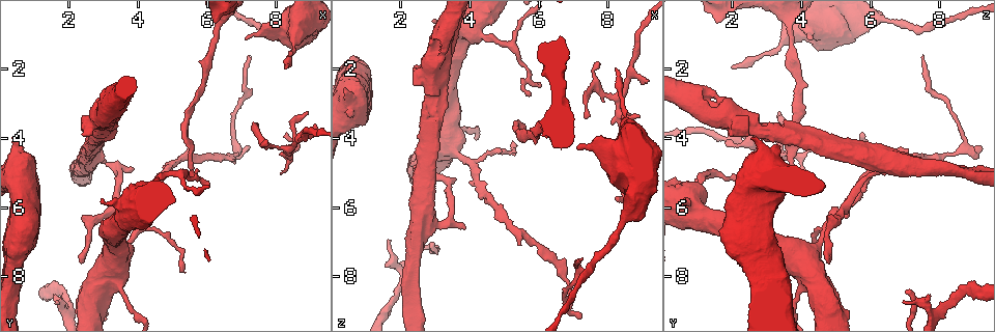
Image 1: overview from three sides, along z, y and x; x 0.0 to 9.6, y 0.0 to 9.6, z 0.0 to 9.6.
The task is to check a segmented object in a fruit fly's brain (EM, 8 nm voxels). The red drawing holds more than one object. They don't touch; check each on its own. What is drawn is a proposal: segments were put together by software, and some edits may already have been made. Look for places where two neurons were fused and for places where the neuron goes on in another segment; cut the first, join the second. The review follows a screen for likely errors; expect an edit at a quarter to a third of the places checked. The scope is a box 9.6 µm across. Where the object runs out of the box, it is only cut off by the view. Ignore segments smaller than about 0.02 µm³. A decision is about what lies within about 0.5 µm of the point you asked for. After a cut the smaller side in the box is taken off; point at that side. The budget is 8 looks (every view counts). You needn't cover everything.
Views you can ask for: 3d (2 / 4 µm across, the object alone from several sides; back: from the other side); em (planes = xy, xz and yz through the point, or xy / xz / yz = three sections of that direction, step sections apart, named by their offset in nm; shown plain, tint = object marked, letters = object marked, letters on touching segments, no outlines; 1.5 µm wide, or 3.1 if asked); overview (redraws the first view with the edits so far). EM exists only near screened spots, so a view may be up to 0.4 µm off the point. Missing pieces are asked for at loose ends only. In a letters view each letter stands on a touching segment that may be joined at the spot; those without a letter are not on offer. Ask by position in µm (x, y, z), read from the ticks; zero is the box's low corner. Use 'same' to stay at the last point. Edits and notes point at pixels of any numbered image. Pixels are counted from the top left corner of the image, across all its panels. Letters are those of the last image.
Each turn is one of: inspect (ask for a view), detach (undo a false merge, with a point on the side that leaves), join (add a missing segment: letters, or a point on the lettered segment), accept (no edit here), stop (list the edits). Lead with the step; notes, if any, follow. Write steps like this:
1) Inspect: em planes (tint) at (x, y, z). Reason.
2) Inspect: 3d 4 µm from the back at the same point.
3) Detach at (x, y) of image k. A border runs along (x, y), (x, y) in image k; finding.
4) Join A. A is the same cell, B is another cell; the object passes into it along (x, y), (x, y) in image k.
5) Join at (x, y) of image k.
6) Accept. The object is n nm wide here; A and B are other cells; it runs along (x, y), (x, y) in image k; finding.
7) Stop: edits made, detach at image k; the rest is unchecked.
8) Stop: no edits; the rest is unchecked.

Inspect: 3d 4 µm at (7.05, 1.15, 4.25). Stops while still wide.

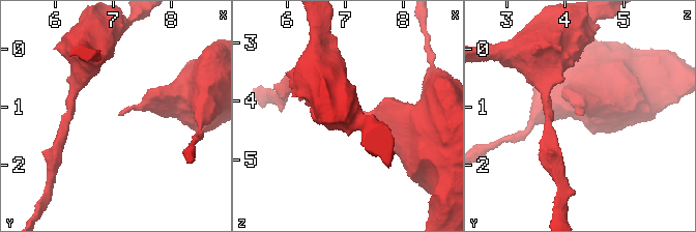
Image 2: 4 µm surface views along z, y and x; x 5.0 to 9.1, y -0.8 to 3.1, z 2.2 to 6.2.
Inspect: em planes (letters) at (7.15, 1.10, 4.30). Shape alone is not enough.

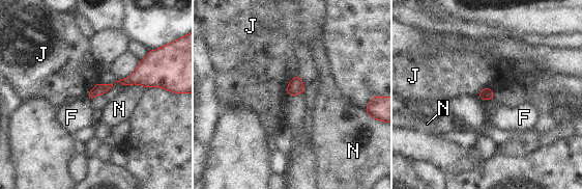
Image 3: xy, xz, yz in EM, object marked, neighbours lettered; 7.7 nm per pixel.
Accept. F, J and N are other cells; it runs along (154, 81), (115, 81), (90, 96) in image 3; no lettered segment goes on from it.

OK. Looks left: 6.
Inspect: em planes (tint) at (8.30, 4.30, 2.80). Branch point.

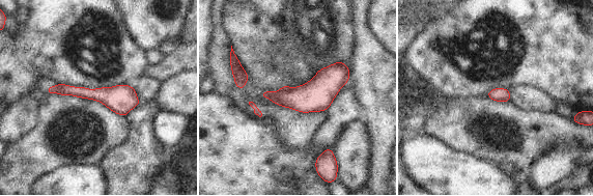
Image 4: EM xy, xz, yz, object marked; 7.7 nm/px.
Inspect: em planes (letters) at the same point. What lies round it.

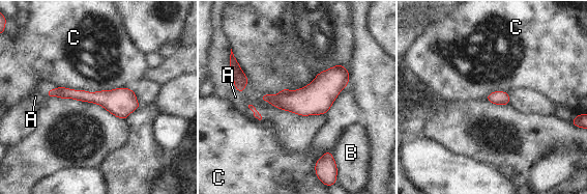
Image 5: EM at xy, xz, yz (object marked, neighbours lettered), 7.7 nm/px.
Accept. The object is 110 nm wide here; A, B and C are other cells; it runs along (346, 74), (313, 100), (264, 98) in image 5; all the same neuron.

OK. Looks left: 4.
Inspect: 3d 4 µm at (8.20, 1.95, 1.95). An open end.

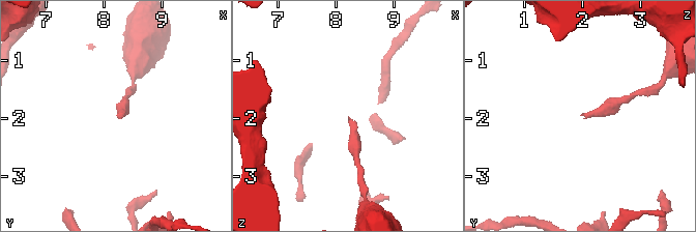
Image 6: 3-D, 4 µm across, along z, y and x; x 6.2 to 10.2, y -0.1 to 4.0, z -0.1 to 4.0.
Inspect: em xz step 4 (letters) at (8.25, 1.90, 2.00). Need the tissue.

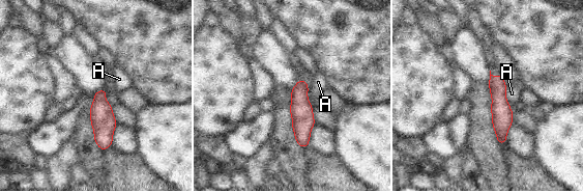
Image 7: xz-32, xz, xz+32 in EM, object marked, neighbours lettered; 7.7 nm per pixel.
Inspect: em planes (letters) at the same point. Another direction.

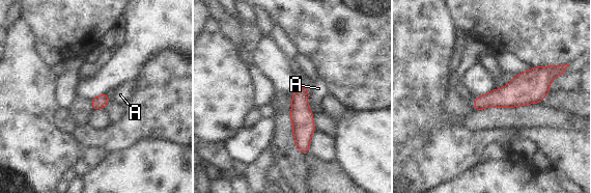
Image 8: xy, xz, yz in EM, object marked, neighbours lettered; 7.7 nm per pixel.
Accept. The object is 100 nm wide here; A is another cell; a border runs along (307, 90), (308, 101) in image 8; none of them fits.

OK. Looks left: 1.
Stop: no edits; the rest is unchecked.

